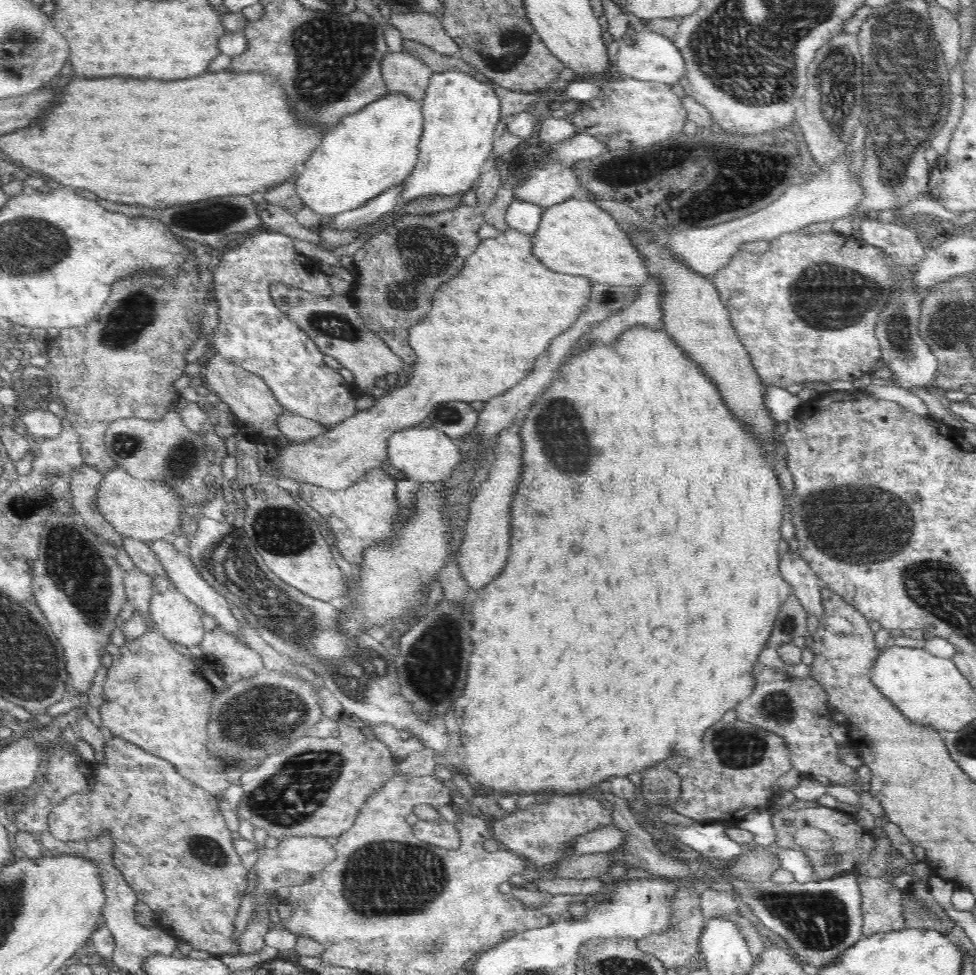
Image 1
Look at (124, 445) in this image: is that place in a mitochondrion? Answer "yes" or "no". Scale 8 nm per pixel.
yes

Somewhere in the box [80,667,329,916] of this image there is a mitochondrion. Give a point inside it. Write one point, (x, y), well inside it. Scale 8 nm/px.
(237, 725)

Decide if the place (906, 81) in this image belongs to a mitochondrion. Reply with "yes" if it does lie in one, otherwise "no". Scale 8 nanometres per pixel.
yes

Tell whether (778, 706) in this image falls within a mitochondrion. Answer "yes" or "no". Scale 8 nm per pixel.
yes

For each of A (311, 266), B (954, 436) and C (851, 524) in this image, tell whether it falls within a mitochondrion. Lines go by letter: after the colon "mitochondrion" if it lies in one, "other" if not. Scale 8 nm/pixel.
A: other
B: other
C: mitochondrion

